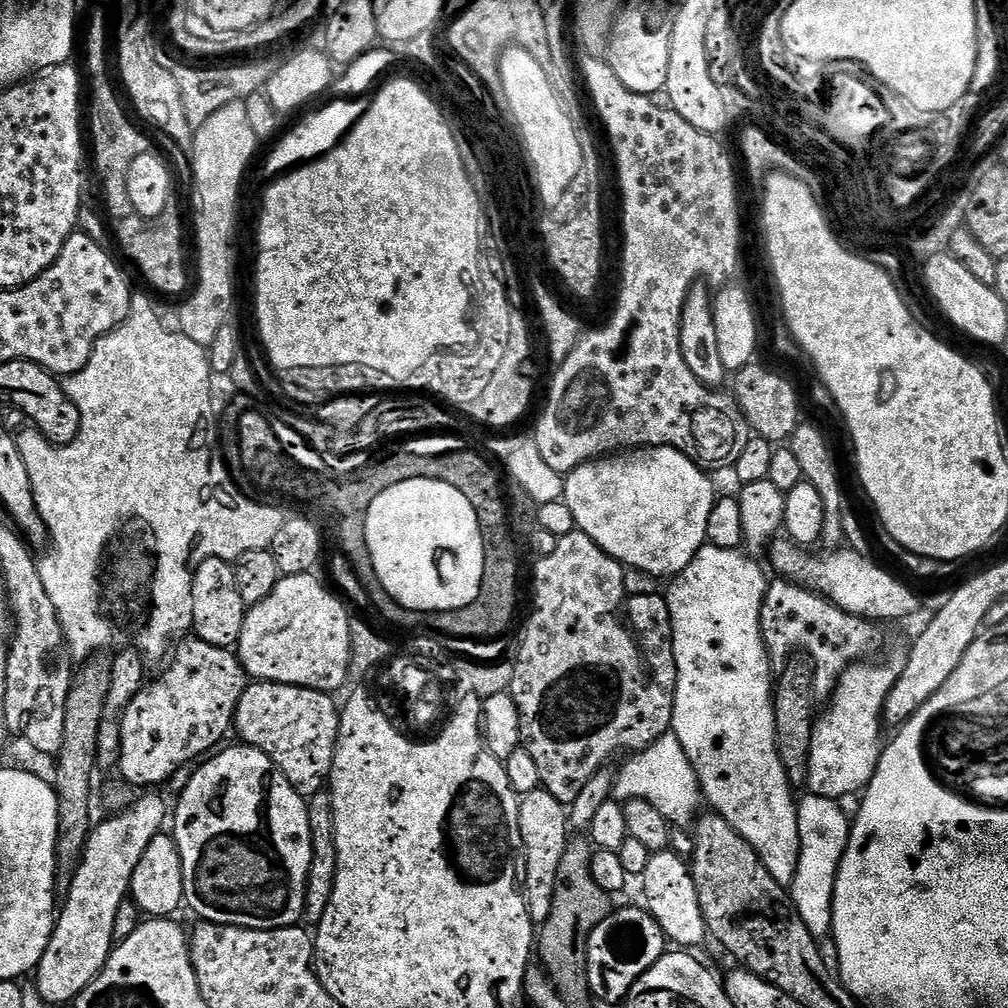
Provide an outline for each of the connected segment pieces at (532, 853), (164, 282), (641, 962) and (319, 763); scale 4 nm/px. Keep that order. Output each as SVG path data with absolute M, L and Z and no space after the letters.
M544 787L520 797L518 826L524 843L524 867L522 891L533 925L539 926L550 918L550 906L554 906L554 882L558 882L558 865L570 839L570 812L565 804Z
M169 206L158 218L147 220L145 216L131 215L115 225L114 236L120 239L120 248L136 263L136 268L160 292L176 296L188 284L188 268L184 265L184 228L180 225L180 212L176 206Z
M617 907L606 919L598 922L598 926L594 926L594 934L590 934L588 985L596 1000L605 1000L609 1006L619 1005L634 982L638 982L638 978L642 978L642 974L646 974L646 970L650 970L666 951L664 931L647 907L639 907Z
M252 682L242 694L242 698L236 707L236 719L234 721L235 735L240 735L239 739L247 744L250 748L257 748L271 758L274 766L278 766L278 770L282 770L282 774L291 784L296 787L296 791L301 796L307 798L313 796L315 792L325 791L326 785L329 783L332 775L332 763L334 762L334 754L336 753L336 739L338 738L338 730L340 729L340 708L335 704L333 697L327 692L319 692L313 688L299 688L298 686L290 686L289 684L270 684L267 682Z

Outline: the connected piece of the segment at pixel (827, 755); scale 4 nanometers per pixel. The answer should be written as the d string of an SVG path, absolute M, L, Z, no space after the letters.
M872 663L852 664L844 671L836 691L827 701L828 709L825 712L823 709L815 723L806 785L809 793L839 801L842 796L863 793L874 778L880 754L886 747L885 737L880 737L884 703L900 676L900 668L892 664Z

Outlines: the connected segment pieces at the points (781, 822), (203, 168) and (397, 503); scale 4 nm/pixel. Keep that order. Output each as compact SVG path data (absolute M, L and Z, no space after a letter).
M705 543L704 547L698 550L696 557L686 566L686 570L676 573L672 584L666 591L668 609L670 610L670 622L672 623L672 649L676 659L676 697L674 698L674 714L672 715L673 732L678 740L682 742L682 748L686 750L686 758L694 766L694 774L698 774L698 782L703 799L706 801L713 813L722 817L762 858L766 870L775 880L785 886L791 885L795 877L795 871L798 870L800 840L799 840L799 814L797 812L797 797L792 797L794 785L789 782L786 774L786 766L782 766L782 758L778 756L778 746L776 745L776 705L774 703L774 665L768 659L768 651L762 638L760 629L760 615L762 614L762 602L764 596L768 593L769 581L764 580L764 572L755 564L751 555L745 554L740 550L722 550L718 546Z
M243 100L222 106L206 122L195 129L192 137L192 176L196 179L196 192L204 205L196 220L196 248L200 251L200 281L196 293L184 304L180 312L179 331L186 338L210 346L222 330L232 312L232 299L236 296L236 207L240 204L240 187L244 184L244 171L256 152L258 141L250 126Z
M425 476L387 485L372 497L362 531L370 546L370 558L374 562L378 582L386 594L390 594L390 598L403 608L414 612L462 610L470 606L478 594L484 573L484 543L478 514L474 506L466 502L466 494L462 494L462 490L441 480L427 480Z

